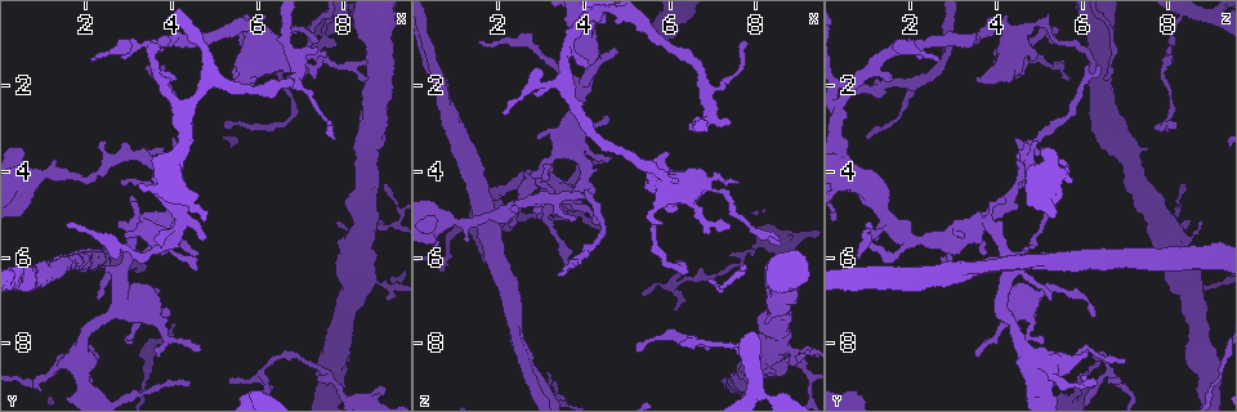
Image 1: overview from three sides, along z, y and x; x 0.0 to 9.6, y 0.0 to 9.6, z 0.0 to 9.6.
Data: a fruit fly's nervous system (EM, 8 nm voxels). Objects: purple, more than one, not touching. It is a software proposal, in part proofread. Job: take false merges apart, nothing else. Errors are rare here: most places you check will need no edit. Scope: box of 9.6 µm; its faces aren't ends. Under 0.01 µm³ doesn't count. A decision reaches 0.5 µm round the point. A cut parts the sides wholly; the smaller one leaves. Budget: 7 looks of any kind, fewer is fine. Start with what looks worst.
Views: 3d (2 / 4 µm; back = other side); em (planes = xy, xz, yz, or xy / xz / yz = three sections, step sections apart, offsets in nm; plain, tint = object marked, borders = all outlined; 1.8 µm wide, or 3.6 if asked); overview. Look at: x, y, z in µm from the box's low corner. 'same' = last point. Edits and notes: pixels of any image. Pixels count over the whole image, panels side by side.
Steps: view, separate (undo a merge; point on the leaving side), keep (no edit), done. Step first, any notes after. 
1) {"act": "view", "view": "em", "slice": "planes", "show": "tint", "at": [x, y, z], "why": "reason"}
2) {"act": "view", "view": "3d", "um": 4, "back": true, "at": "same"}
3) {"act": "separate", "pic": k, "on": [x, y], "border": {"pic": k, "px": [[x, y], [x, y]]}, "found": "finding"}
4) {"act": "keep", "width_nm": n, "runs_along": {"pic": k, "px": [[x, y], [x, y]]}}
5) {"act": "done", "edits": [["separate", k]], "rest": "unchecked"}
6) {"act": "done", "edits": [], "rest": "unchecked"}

{"act": "view", "view": "3d", "um": 4, "at": [6.55, 1.55, 7.90], "why": "sharp bend"}

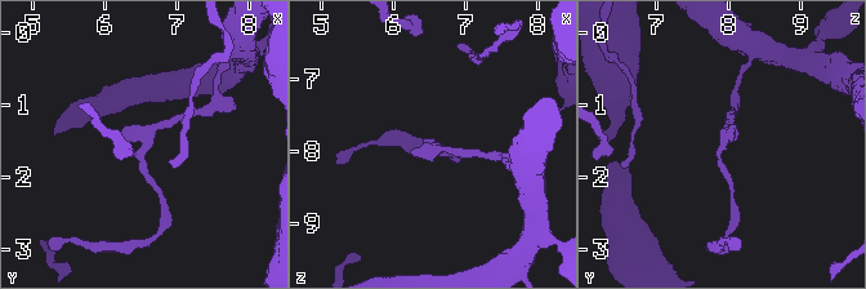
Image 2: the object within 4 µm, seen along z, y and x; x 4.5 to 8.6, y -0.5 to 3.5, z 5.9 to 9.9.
{"act": "view", "view": "em", "slice": "planes", "show": "plain", "at": [6.50, 1.60, 7.85], "why": "need the tissue"}

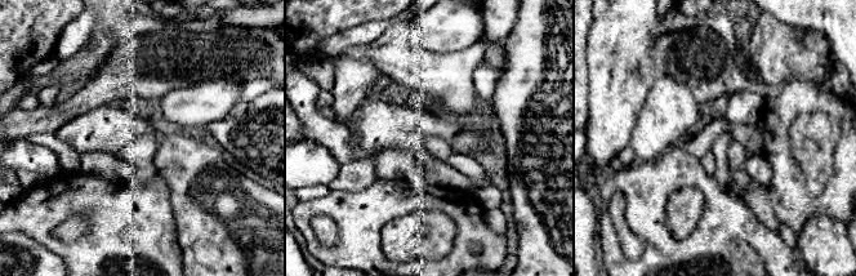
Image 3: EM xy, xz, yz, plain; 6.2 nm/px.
{"act": "view", "view": "em", "slice": "planes", "show": "borders", "at": "same", "why": "what lies round it"}

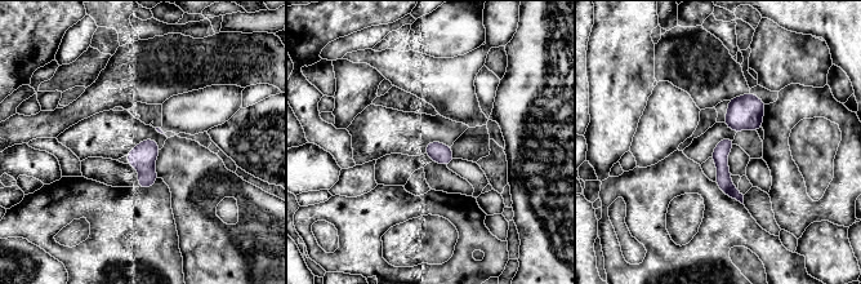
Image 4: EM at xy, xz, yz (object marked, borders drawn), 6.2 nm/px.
{"act": "keep", "runs_along": {"pic": 4, "px": [[723, 142], [723, 181], [740, 198]]}, "found": "continuous, no second neuron"}

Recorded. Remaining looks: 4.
{"act": "view", "view": "em", "um": 3.6, "slice": "xz", "step": 16, "show": "tint", "at": [2.70, 6.95, 4.20], "why": "four or more arms meet"}

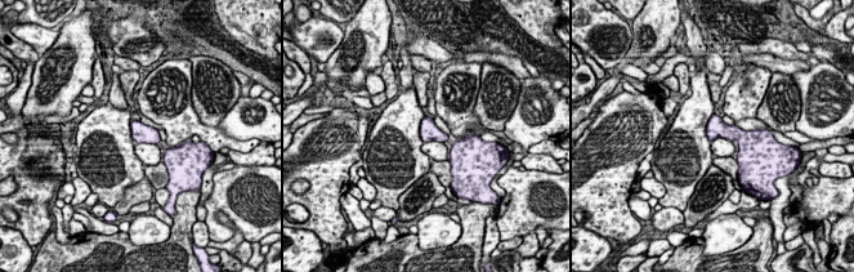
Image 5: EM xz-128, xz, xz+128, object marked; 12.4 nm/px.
{"act": "view", "view": "em", "um": 3.6, "slice": "planes", "show": "tint", "at": "same", "why": "cut it another way"}

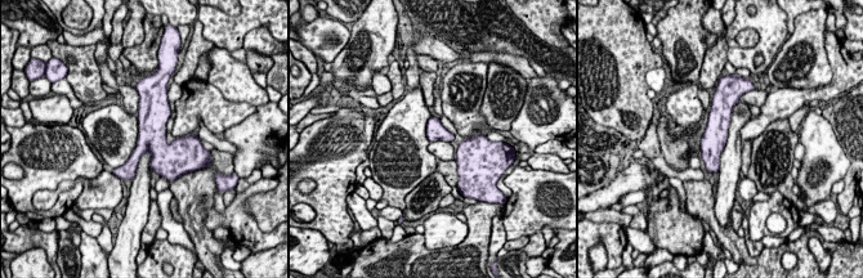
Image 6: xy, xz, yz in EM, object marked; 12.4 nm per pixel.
{"act": "keep", "runs_along": {"pic": 6, "px": [[720, 98], [712, 169]]}, "found": "one neuron here"}

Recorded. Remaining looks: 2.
{"act": "view", "view": "3d", "um": 4, "at": [6.05, 0.90, 4.40], "why": "calibre changes"}

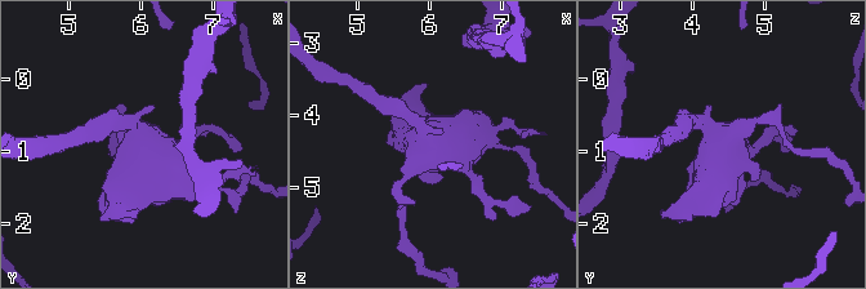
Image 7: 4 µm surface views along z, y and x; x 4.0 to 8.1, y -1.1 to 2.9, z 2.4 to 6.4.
{"act": "view", "view": "em", "um": 3.6, "slice": "planes", "show": "tint", "at": [6.05, 0.90, 4.40], "why": "need the tissue"}

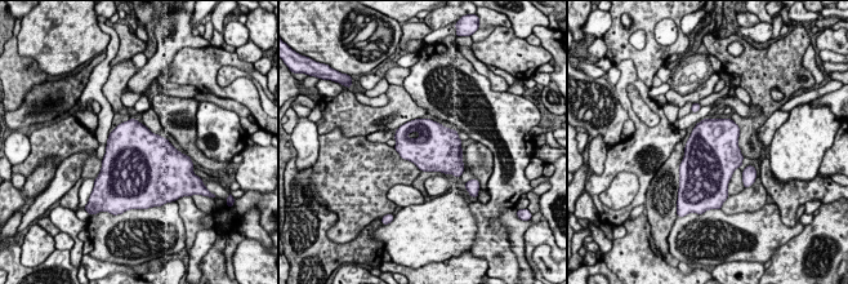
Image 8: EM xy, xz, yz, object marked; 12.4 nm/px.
{"act": "keep", "width_nm": 600, "found": "all the same neuron"}

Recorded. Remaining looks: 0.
{"act": "done", "edits": [], "rest": "unchecked"}

